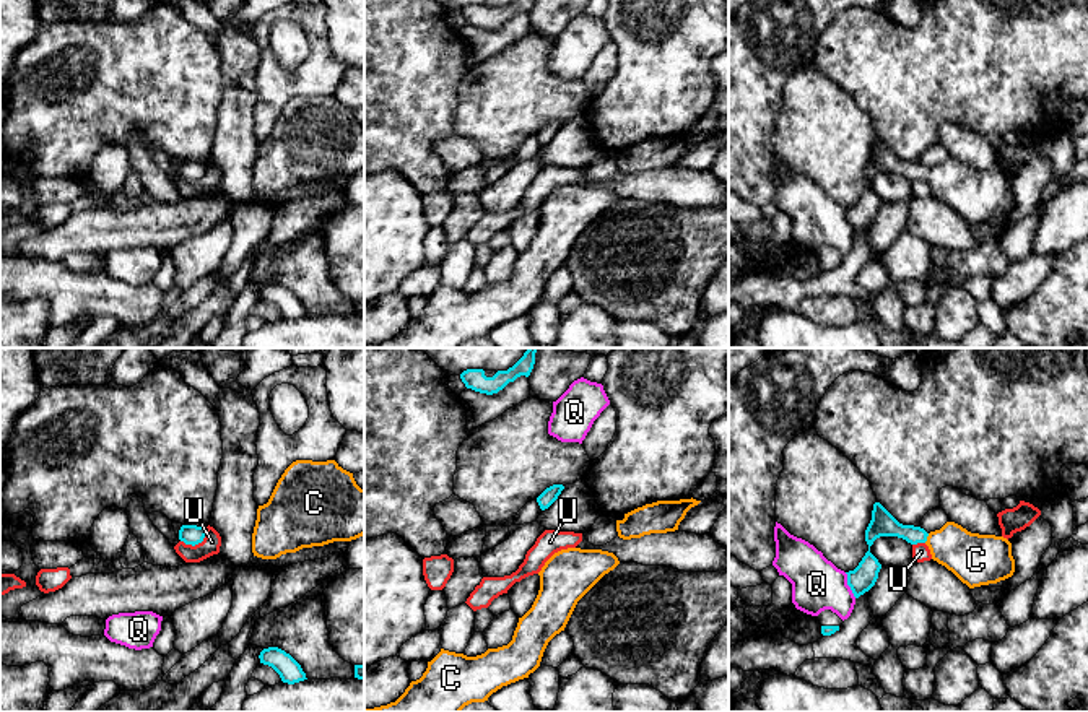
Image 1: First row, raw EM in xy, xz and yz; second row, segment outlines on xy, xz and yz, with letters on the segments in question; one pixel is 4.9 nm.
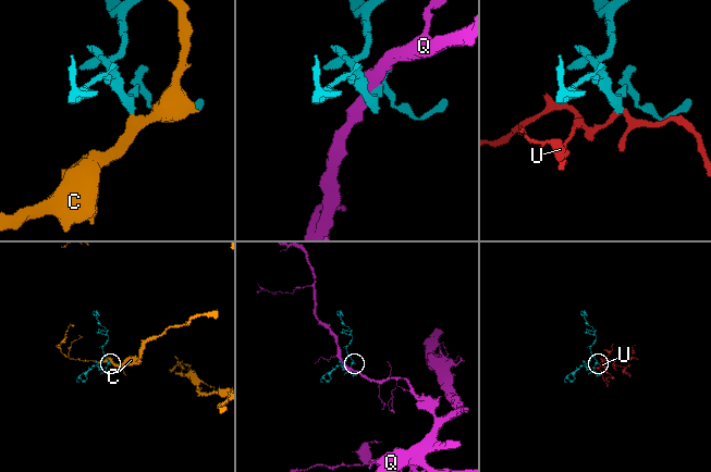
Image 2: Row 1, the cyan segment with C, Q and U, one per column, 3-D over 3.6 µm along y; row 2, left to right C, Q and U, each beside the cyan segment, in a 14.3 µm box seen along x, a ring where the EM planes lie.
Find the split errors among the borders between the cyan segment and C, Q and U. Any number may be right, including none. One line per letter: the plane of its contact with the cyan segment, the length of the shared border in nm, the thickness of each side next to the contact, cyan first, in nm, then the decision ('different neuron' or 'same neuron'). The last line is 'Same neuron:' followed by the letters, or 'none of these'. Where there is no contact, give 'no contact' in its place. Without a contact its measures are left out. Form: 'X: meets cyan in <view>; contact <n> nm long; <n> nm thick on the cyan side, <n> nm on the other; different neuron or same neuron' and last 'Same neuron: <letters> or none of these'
C: meets cyan in yz; contact 50 nm long; 120 nm thick on the cyan side, 240 nm on the other; same neuron
Q: meets cyan in yz; contact 140 nm long; 120 nm thick on the cyan side, 260 nm on the other; different neuron
U: meets cyan in xy; contact 150 nm long; 100 nm thick on the cyan side, 90 nm on the other; different neuron
Same neuron: C

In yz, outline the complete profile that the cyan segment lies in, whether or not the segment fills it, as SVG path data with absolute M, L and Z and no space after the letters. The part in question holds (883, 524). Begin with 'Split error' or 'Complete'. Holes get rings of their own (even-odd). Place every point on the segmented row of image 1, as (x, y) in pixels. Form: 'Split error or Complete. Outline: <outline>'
Split error. Outline: M880 502L873 504L872 520L865 530L868 551L854 571L847 585L855 598L868 592L881 569L870 546L880 536L898 536L911 545L925 543L932 559L951 571L969 588L997 584L1013 575L1012 543L1003 536L971 533L955 522L927 533L920 527L899 523Z

